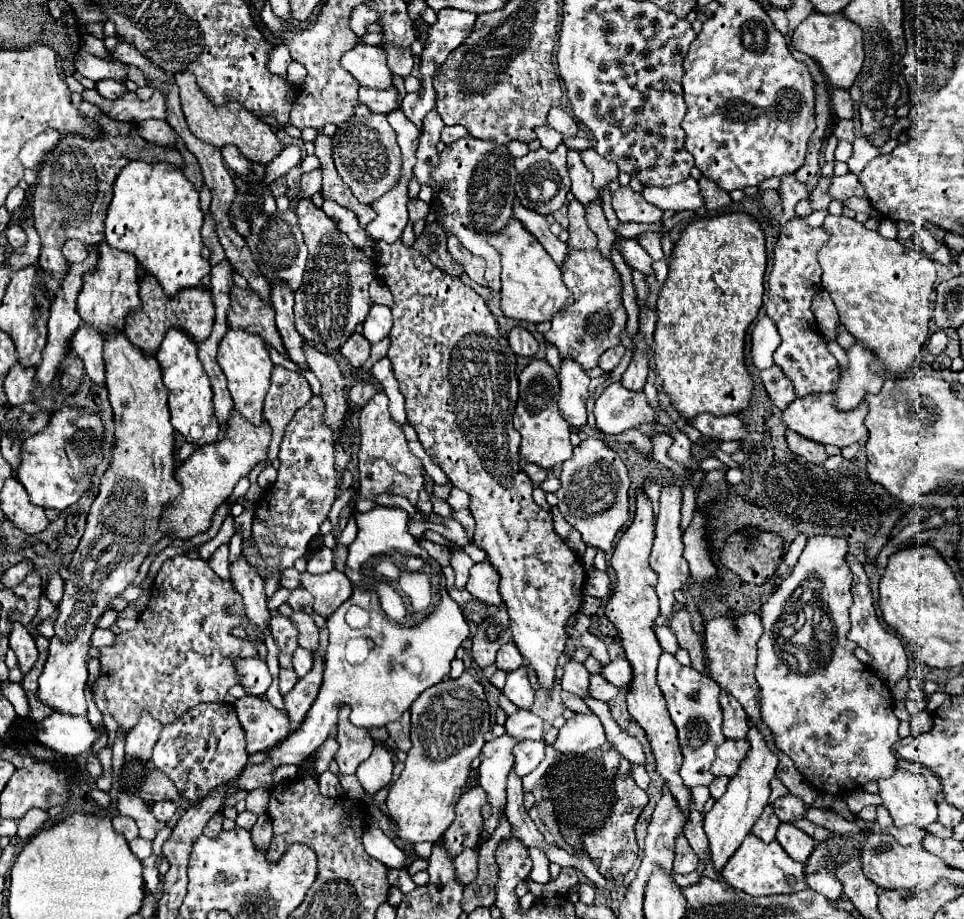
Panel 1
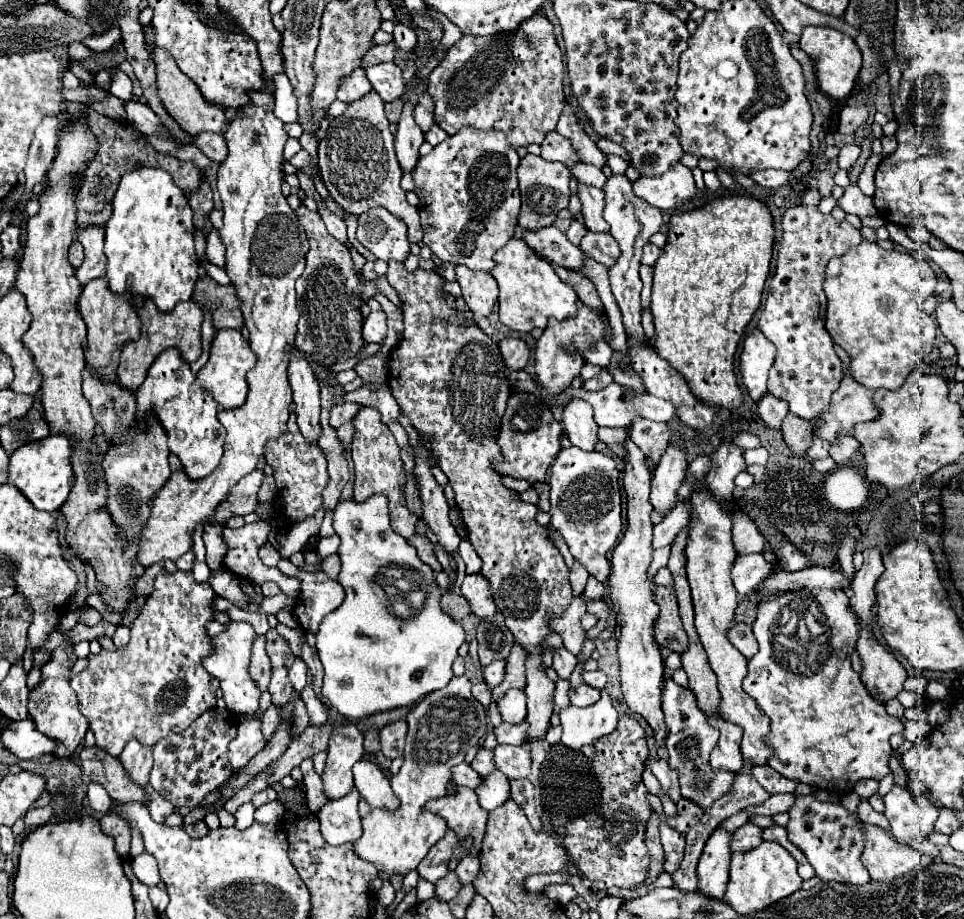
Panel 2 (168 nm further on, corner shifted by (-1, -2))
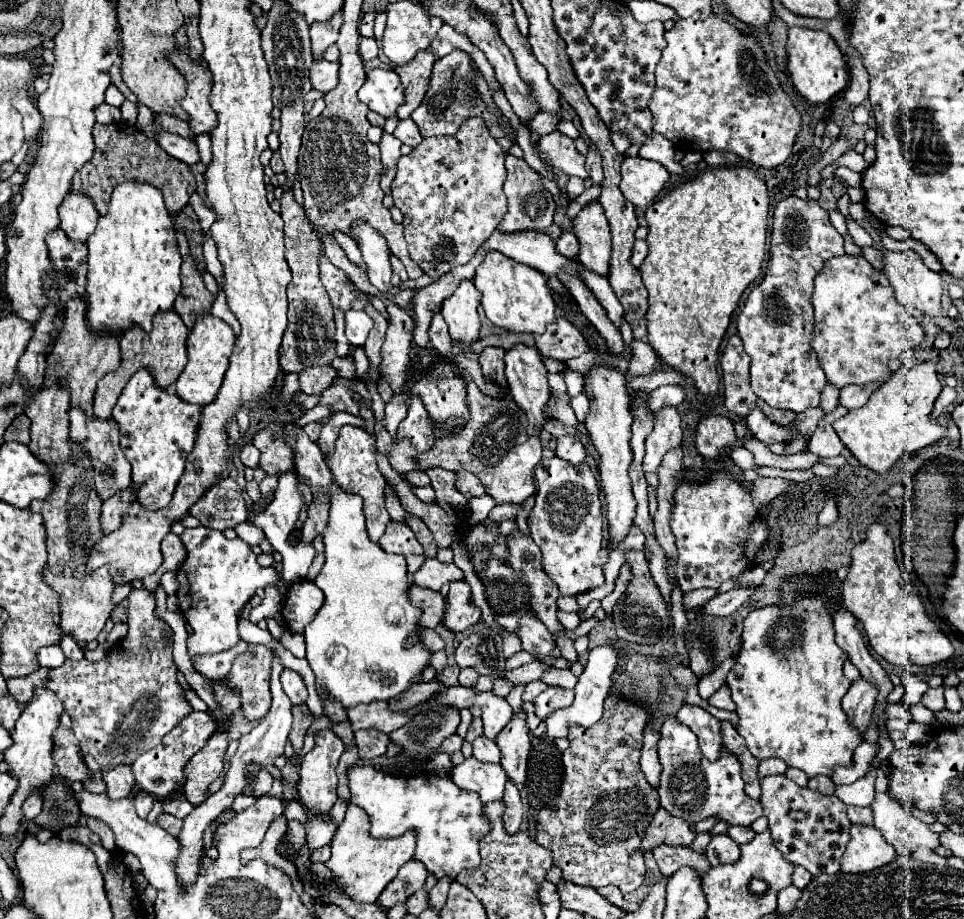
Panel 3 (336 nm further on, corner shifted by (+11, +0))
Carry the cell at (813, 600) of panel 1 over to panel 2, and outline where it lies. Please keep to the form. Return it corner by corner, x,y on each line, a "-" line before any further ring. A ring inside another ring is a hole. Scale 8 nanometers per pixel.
836,590
784,594
764,602
758,610
754,636
760,644
760,650
752,660
748,660
744,692
750,694
758,708
770,718
770,732
764,738
766,746
772,750
768,764
782,776
798,778
802,784
816,784
820,788
832,784
840,792
852,792
858,780
882,780
890,772
888,760
892,756
892,748
888,740
892,734
900,734
904,726
898,718
890,716
882,704
868,696
864,684
860,682
860,674
850,666
850,654
856,648
858,630
860,626
856,616
850,612
848,596

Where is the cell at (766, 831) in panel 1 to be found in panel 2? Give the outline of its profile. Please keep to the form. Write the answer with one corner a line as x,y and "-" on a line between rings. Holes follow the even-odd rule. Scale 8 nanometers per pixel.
744,824
742,828
738,828
734,834
732,834
732,840
730,840
730,850
732,852
748,852
756,846
762,844
762,838
760,838
760,830
758,826
754,824

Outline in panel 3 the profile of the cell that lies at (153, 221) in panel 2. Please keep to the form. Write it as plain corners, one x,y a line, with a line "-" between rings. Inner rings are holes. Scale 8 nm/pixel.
124,182
112,192
108,214
86,240
88,322
98,332
122,332
132,324
152,330
152,316
170,310
180,292
180,250
162,192
148,182

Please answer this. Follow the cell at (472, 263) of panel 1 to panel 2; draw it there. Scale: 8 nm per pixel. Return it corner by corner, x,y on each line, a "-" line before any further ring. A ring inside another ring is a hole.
466,266
456,268
456,282
462,286
462,298
474,314
474,322
486,318
494,310
498,298
498,284
490,272
474,272

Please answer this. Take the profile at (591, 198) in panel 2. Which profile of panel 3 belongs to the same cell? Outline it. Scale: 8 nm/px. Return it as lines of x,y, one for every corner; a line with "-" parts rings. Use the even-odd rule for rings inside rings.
588,202
572,220
572,224
582,248
578,260
588,270
598,272
600,276
608,276
612,244
608,220
604,216
604,208
600,208
600,202

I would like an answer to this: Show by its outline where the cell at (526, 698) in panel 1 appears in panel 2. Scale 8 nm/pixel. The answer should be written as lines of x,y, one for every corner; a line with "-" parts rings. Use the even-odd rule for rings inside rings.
508,690
502,698
496,700
498,712
504,722
520,724
526,720
526,706
524,706
524,692
522,690

